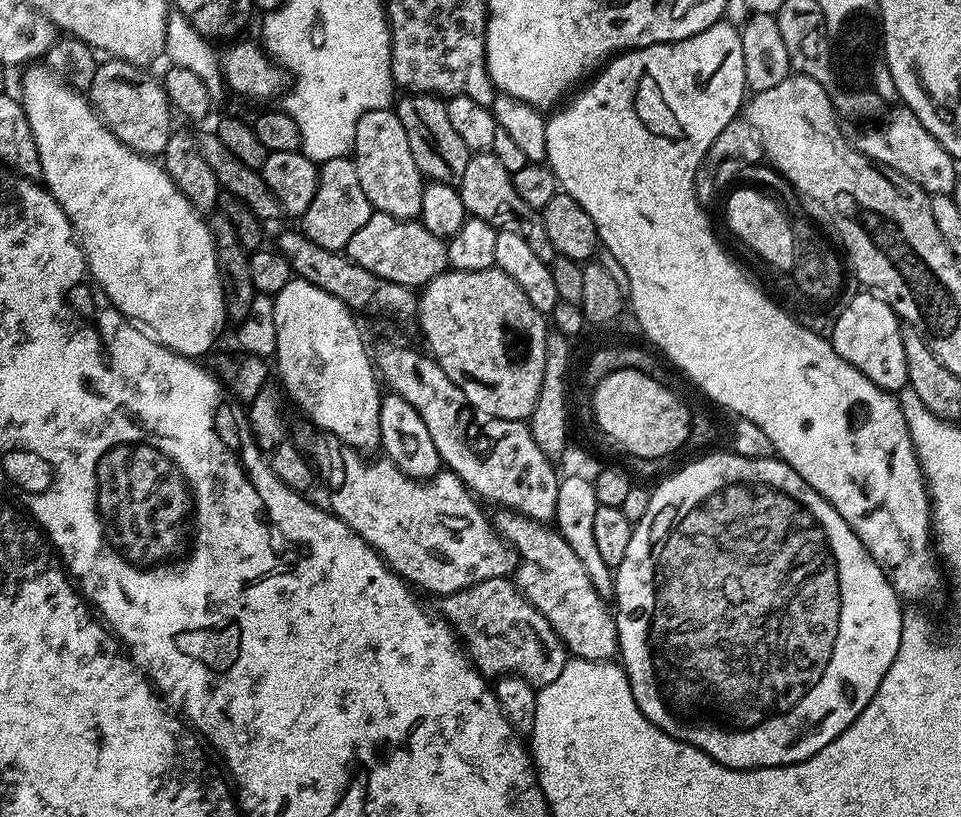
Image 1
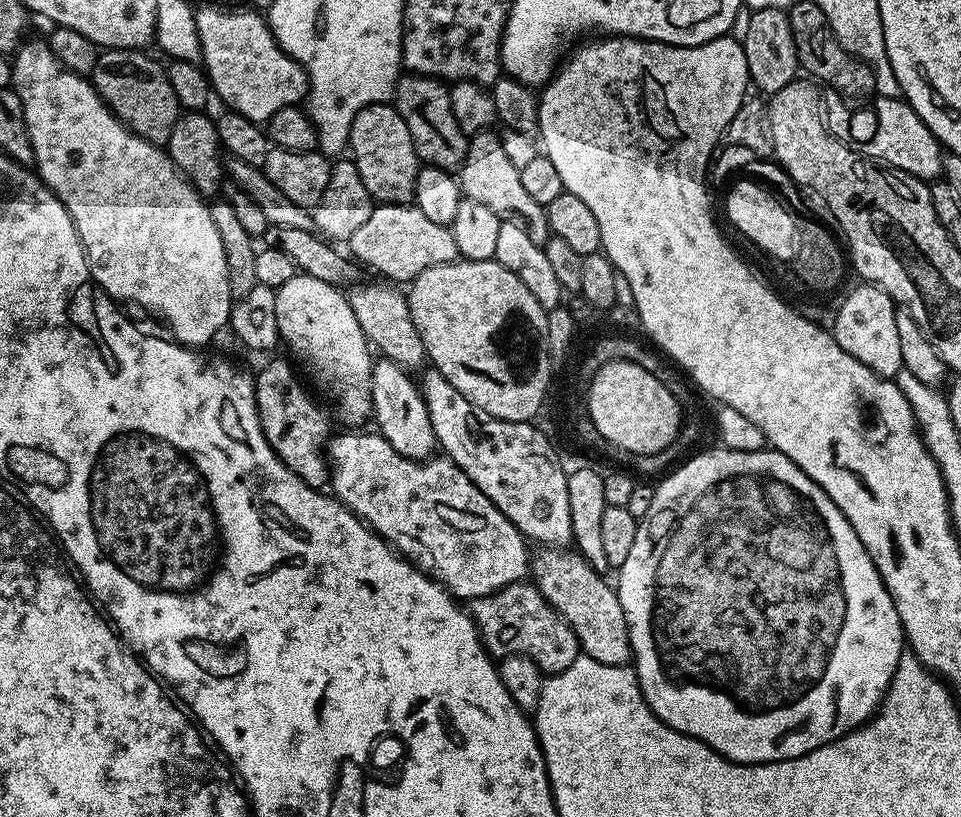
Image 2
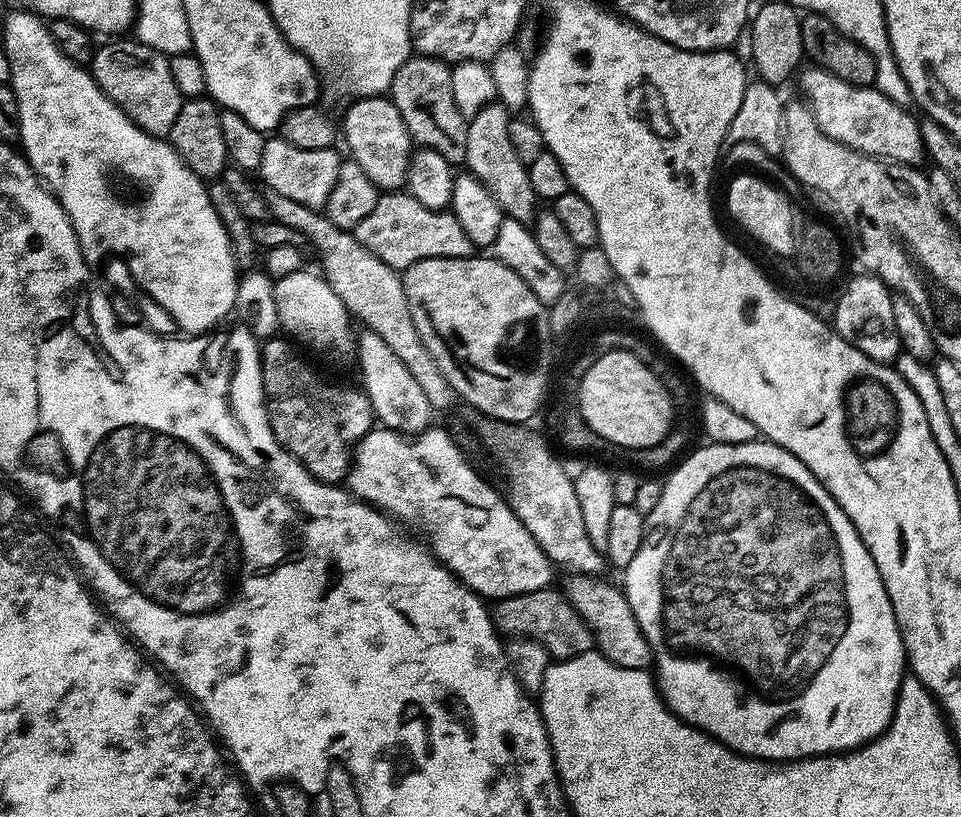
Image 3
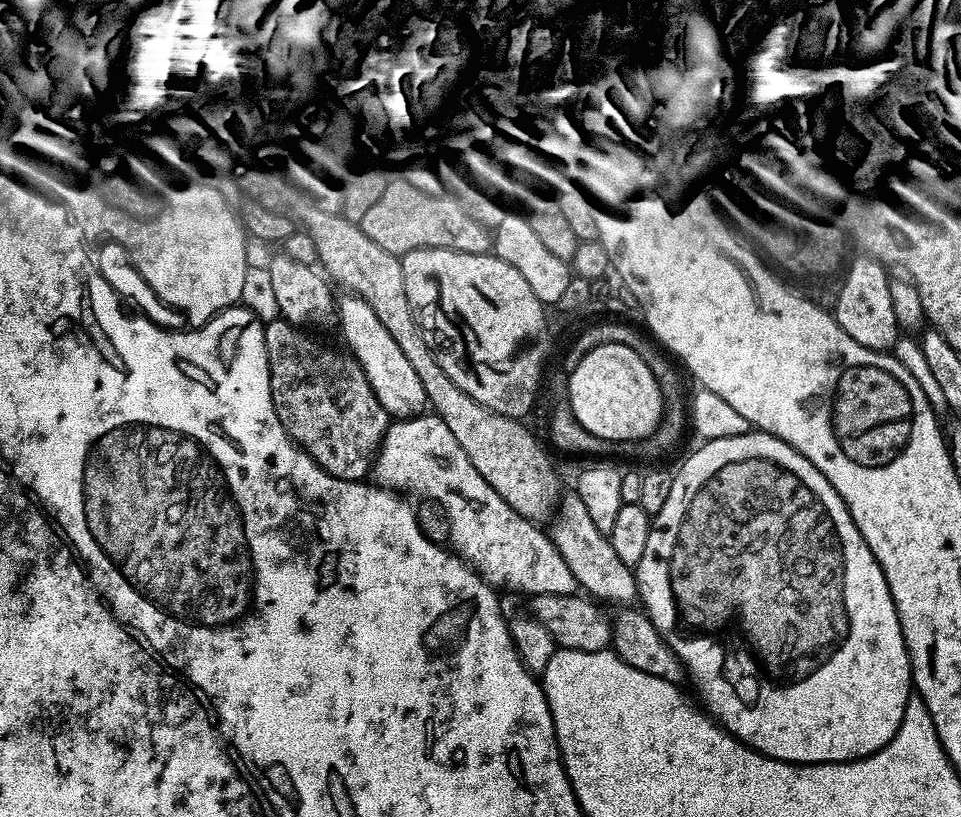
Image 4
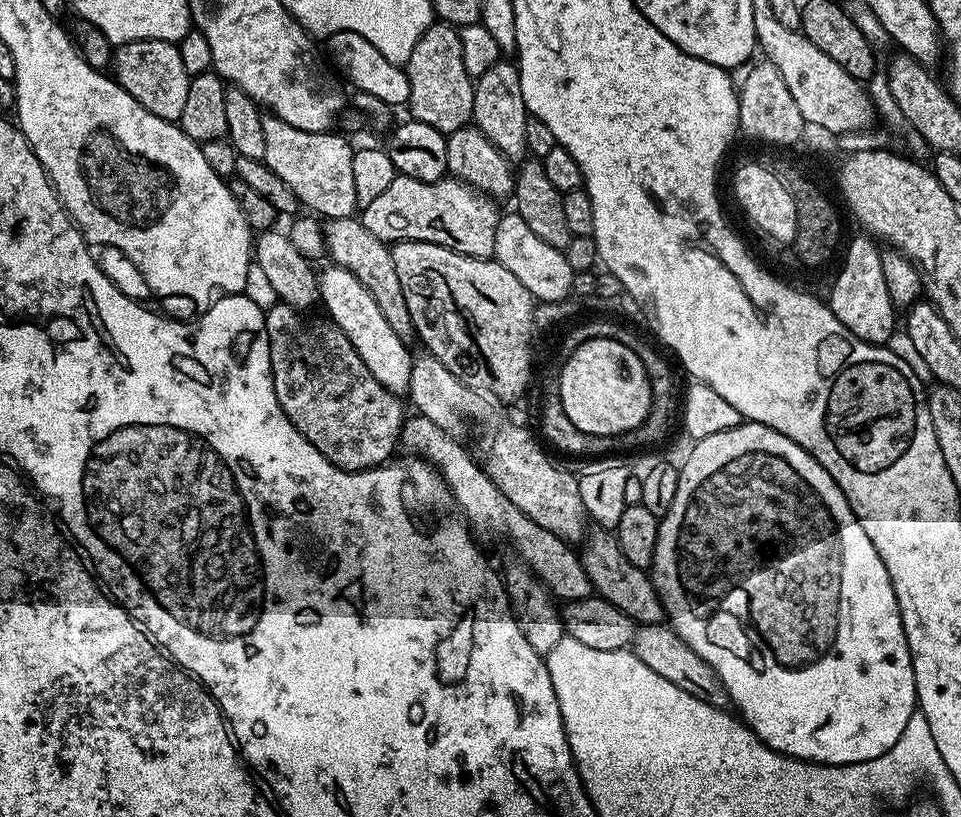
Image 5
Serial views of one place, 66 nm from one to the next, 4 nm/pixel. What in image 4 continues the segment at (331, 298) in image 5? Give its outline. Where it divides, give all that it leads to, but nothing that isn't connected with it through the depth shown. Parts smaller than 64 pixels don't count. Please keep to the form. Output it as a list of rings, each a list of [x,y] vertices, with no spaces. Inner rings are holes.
[[[351,294],[341,295],[338,300],[338,320],[340,316],[340,332],[344,335],[347,351],[355,356],[378,402],[387,410],[389,417],[406,420],[421,415],[428,404],[428,395],[422,390],[422,381],[418,378],[414,366],[406,359],[406,354],[394,343],[394,338],[386,331],[386,326],[378,322],[378,316],[362,298]]]

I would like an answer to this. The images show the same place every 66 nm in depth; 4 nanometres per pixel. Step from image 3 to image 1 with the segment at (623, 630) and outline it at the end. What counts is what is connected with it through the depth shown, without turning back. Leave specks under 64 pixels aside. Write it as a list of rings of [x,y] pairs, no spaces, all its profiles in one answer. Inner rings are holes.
[[[497,511],[496,531],[516,549],[519,565],[514,583],[531,604],[550,622],[565,648],[577,660],[611,661],[620,647],[616,617],[609,601],[594,590],[586,566],[578,562],[578,554],[566,546],[555,527],[539,520],[531,520],[520,512]]]

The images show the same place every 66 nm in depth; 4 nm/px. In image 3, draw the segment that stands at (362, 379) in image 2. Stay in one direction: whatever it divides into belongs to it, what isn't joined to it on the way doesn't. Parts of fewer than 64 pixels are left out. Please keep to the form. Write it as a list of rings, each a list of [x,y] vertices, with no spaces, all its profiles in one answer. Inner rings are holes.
[[[308,271],[286,274],[274,283],[274,302],[278,305],[278,322],[281,329],[297,345],[305,344],[316,352],[329,352],[332,356],[348,356],[352,352],[353,355],[353,317],[342,302],[342,298],[338,298],[338,294],[334,294],[334,290],[326,283],[323,275],[316,273],[315,276]]]

